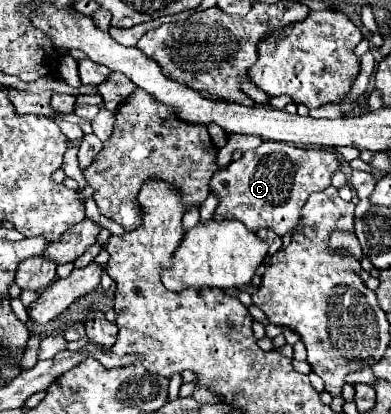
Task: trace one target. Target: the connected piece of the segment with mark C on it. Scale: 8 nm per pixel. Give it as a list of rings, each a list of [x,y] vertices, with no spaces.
[[[263,142],[211,178],[213,194],[221,198],[213,218],[237,218],[249,226],[251,232],[271,228],[283,236],[301,224],[299,214],[309,194],[325,190],[337,170],[339,158],[333,152],[289,146],[287,142]]]

